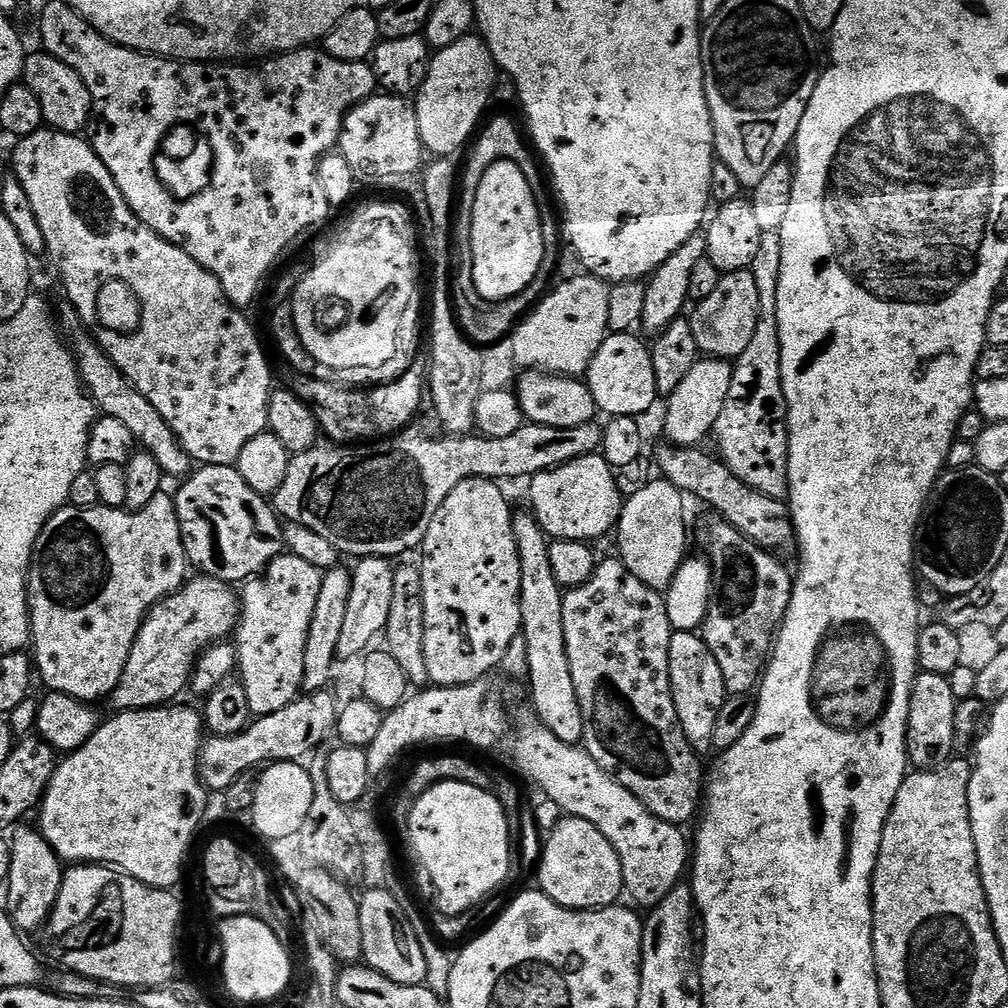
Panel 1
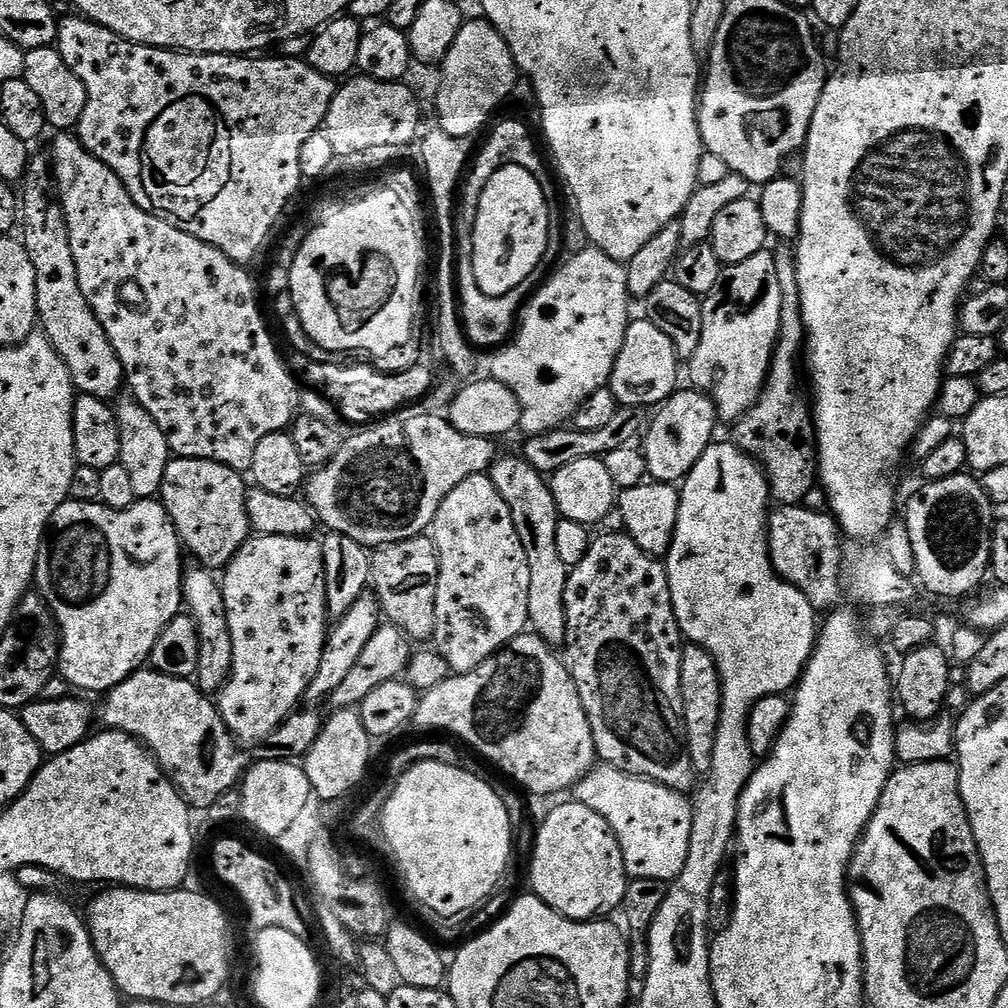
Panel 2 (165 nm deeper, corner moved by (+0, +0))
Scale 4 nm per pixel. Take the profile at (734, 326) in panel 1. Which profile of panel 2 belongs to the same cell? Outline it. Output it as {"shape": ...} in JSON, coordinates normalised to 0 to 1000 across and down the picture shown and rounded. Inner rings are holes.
{"shape":[[[759,248],[740,256],[740,260],[721,263],[711,284],[697,299],[696,339],[682,358],[681,369],[687,372],[686,384],[702,393],[710,404],[715,418],[729,419],[736,416],[748,403],[758,386],[766,362],[766,348],[772,335],[772,319],[776,313],[776,284],[772,284],[772,268],[768,268],[766,250]]]}

